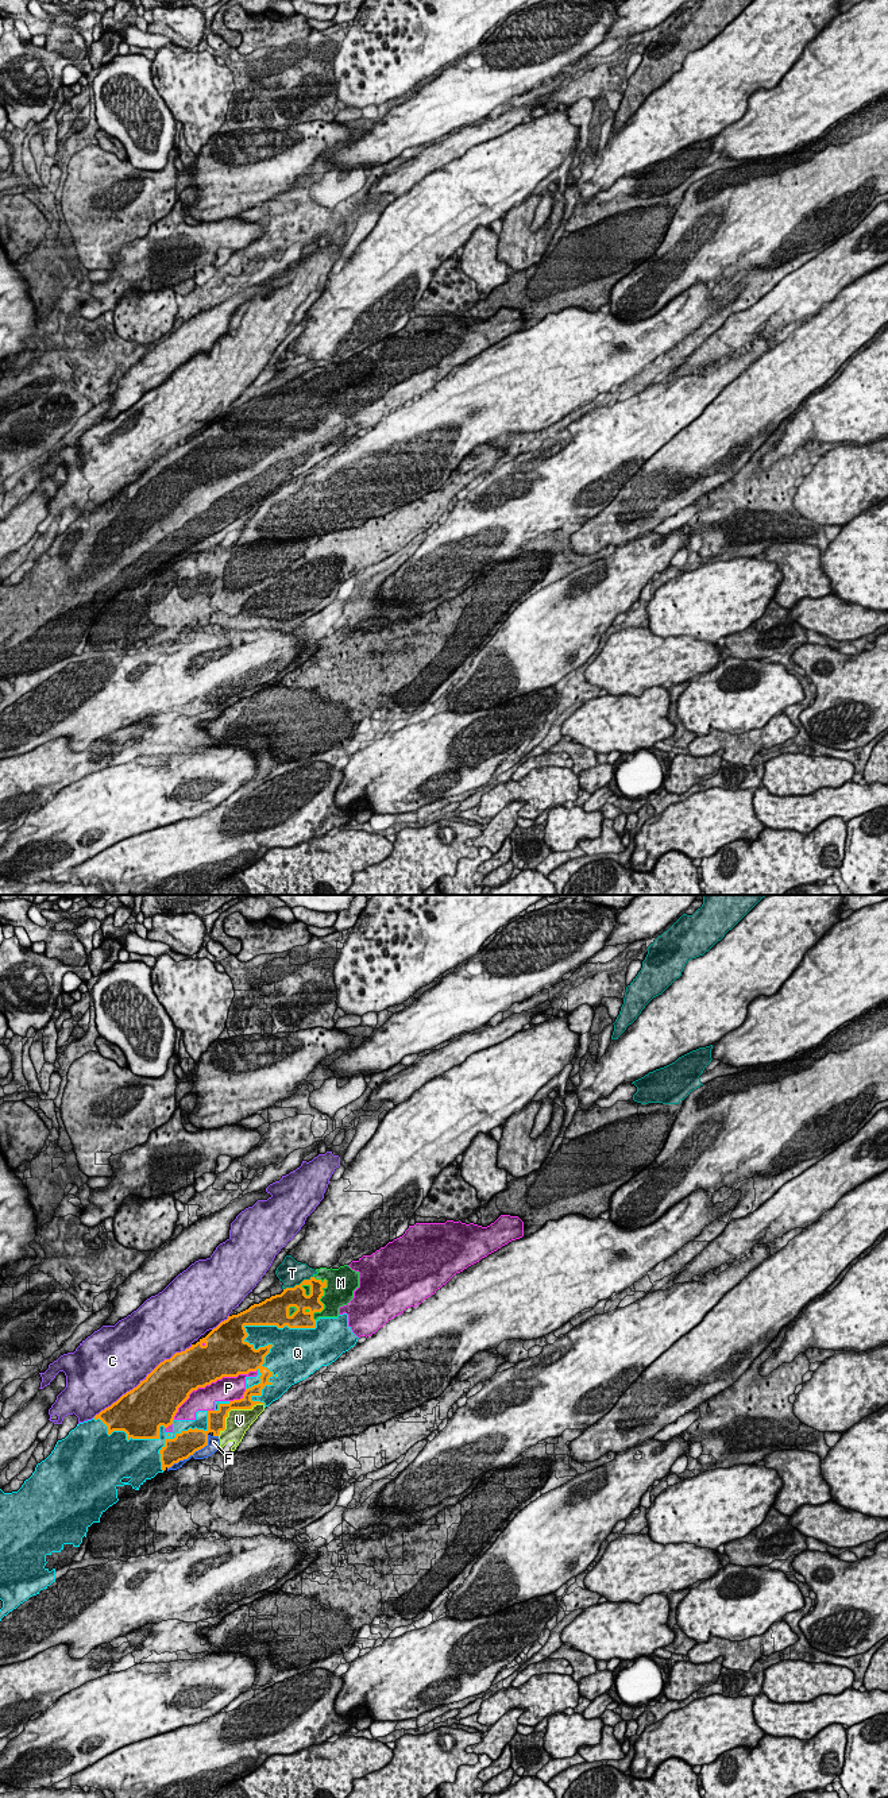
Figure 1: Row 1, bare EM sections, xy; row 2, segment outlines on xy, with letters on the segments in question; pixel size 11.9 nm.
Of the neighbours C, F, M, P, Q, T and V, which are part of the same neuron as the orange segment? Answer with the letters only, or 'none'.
F, P, Q, V

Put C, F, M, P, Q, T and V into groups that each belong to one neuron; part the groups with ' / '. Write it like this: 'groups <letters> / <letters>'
groups C / F P Q V / M / T

